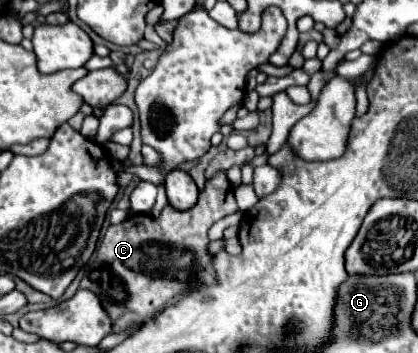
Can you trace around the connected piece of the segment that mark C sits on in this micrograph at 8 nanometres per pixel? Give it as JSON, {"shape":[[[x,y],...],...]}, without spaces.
{"shape":[[[217,171],[207,179],[205,189],[189,211],[165,205],[159,217],[129,215],[123,223],[107,229],[85,269],[81,289],[93,291],[101,299],[103,309],[113,321],[113,333],[141,327],[165,307],[181,299],[181,295],[191,293],[199,285],[217,283],[207,233],[215,221],[235,211],[233,185],[225,171]]]}

